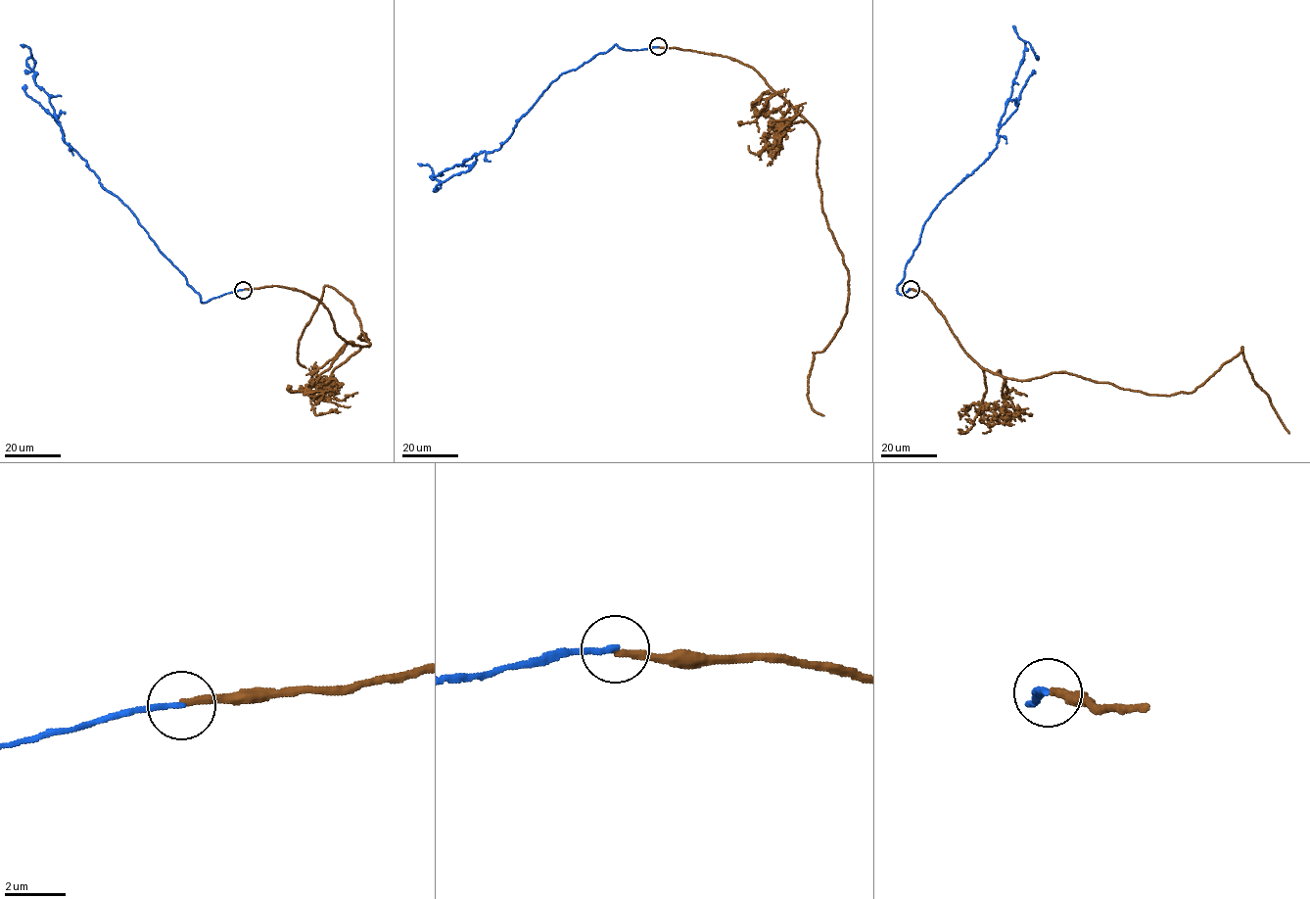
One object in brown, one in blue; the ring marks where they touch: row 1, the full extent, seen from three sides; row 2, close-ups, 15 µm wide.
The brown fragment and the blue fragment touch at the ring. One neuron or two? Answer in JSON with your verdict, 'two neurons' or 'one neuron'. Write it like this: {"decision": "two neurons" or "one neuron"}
{"decision": "two neurons"}

